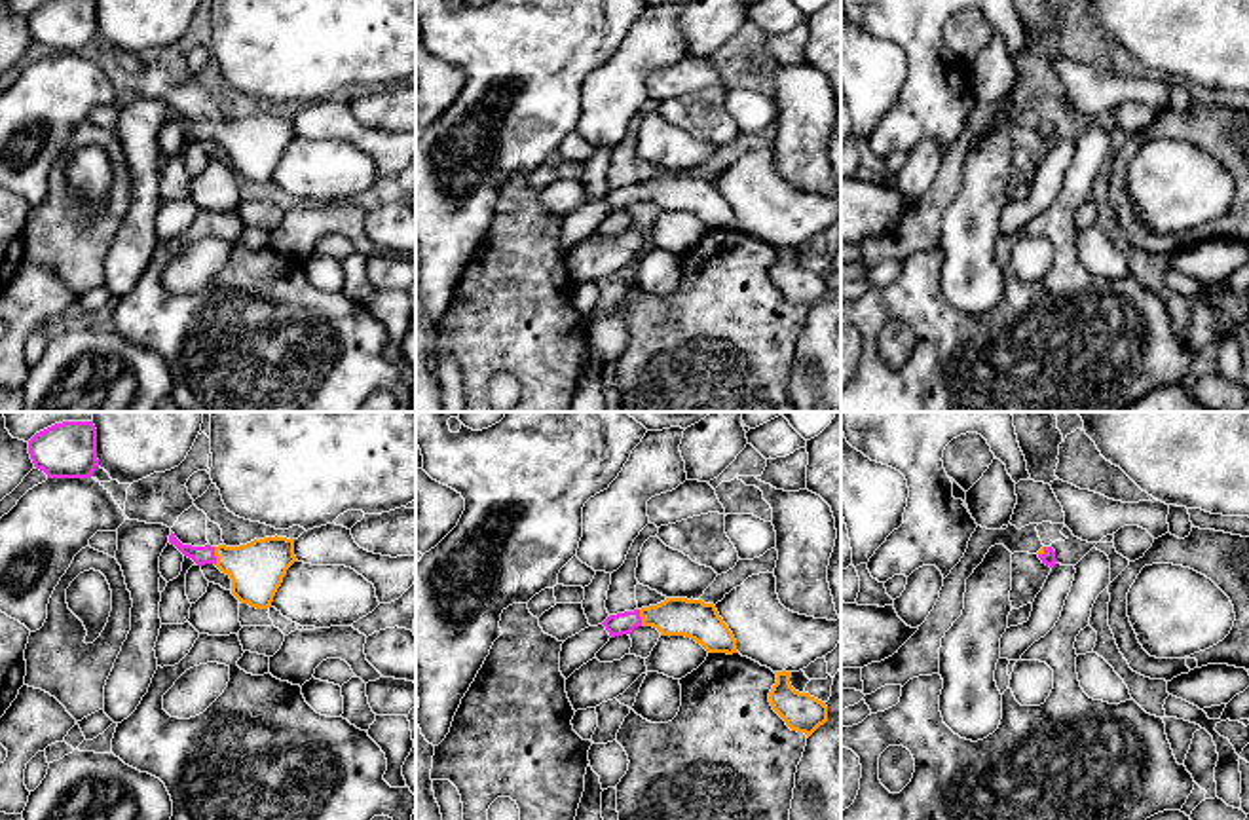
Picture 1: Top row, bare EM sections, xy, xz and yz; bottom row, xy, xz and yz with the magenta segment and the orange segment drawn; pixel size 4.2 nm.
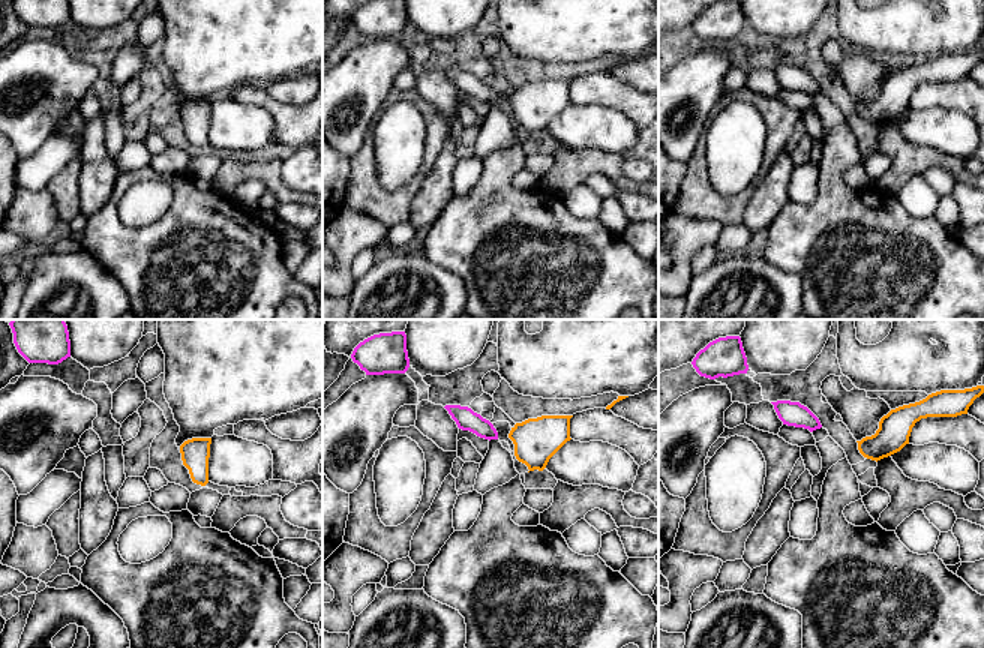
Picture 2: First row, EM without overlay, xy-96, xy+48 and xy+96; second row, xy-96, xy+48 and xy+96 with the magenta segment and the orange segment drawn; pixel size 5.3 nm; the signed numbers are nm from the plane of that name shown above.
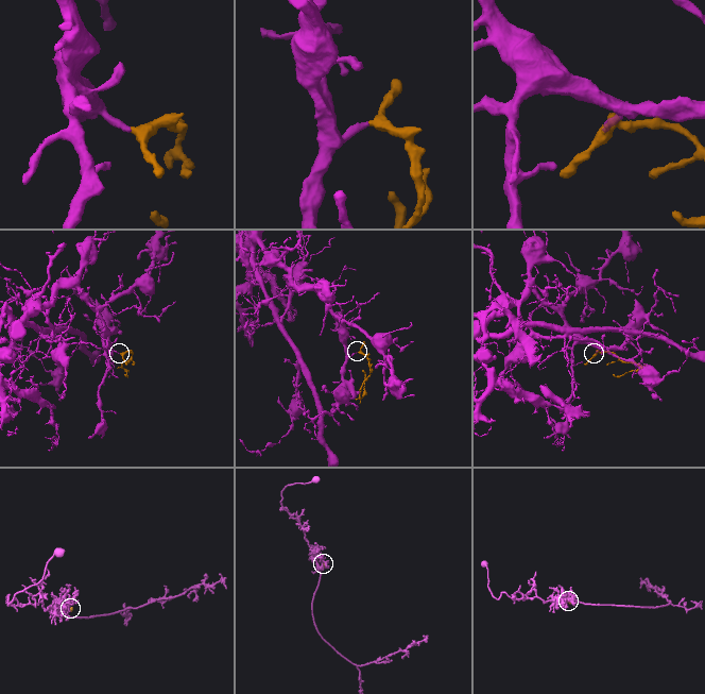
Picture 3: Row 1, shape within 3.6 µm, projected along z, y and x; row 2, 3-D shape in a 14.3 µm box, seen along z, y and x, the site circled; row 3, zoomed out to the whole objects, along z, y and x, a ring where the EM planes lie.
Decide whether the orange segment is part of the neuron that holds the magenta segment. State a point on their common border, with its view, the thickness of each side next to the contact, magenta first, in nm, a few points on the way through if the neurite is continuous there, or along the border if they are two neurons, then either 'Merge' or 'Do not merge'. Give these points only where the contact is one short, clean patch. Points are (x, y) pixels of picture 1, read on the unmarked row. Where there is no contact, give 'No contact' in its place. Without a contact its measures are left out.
Touches magenta at xy (215, 131). Thickness 80 nm (magenta) against 240 nm. Path across: xy (200, 130), (215, 131), (257, 145). Merge

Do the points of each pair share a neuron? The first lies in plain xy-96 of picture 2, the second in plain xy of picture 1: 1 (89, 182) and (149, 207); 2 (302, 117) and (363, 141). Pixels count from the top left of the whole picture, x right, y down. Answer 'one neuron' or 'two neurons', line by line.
1: one neuron
2: one neuron

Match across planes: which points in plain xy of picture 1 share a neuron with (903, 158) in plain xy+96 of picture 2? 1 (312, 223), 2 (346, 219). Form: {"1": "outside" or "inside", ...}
{"1": "inside", "2": "inside"}

